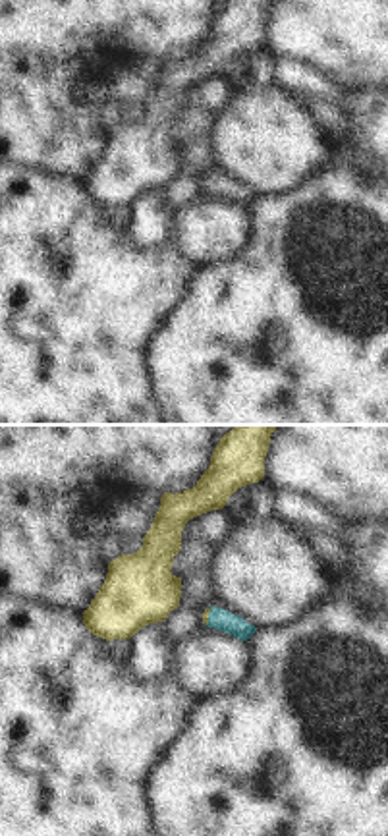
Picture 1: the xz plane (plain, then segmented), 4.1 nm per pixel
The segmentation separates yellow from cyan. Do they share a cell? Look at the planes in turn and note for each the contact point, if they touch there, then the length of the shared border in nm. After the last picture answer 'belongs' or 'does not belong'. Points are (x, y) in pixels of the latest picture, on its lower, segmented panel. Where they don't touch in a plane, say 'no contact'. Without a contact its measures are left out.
meets yellow at (207, 616); contact 80 nm long

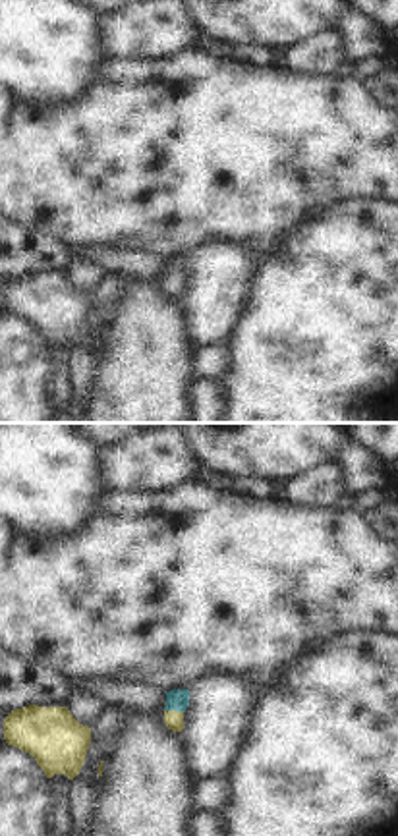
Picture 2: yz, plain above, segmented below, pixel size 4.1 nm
meets yellow at (174, 711); contact 80 nm long

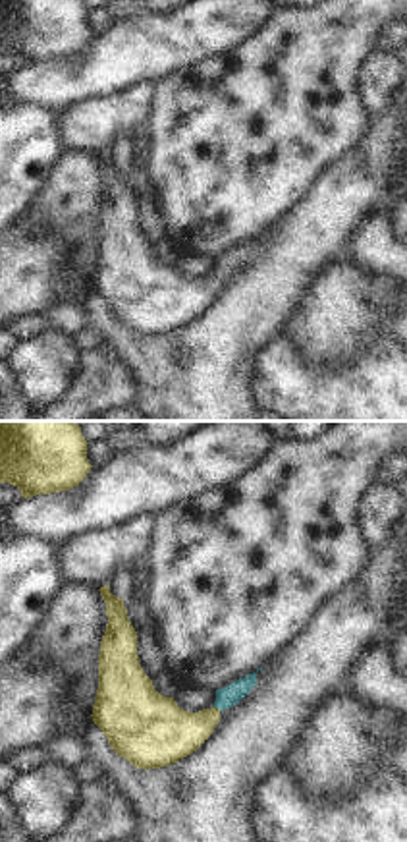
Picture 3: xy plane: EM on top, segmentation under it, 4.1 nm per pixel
meets yellow at (218, 709); contact 40 nm long

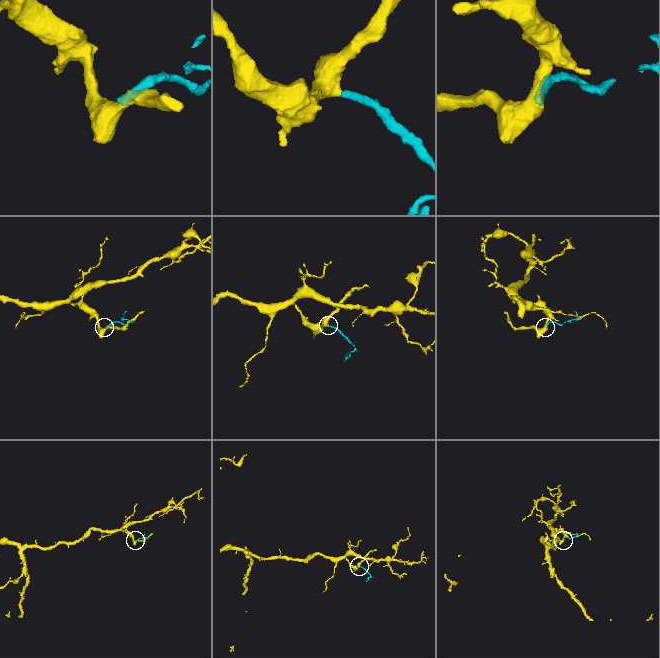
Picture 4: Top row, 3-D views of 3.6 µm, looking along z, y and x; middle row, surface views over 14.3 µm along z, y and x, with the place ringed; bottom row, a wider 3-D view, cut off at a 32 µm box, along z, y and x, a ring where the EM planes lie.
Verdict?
belongs

